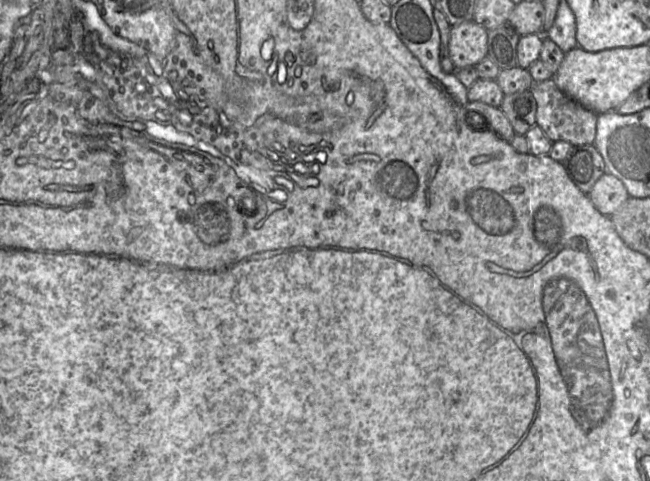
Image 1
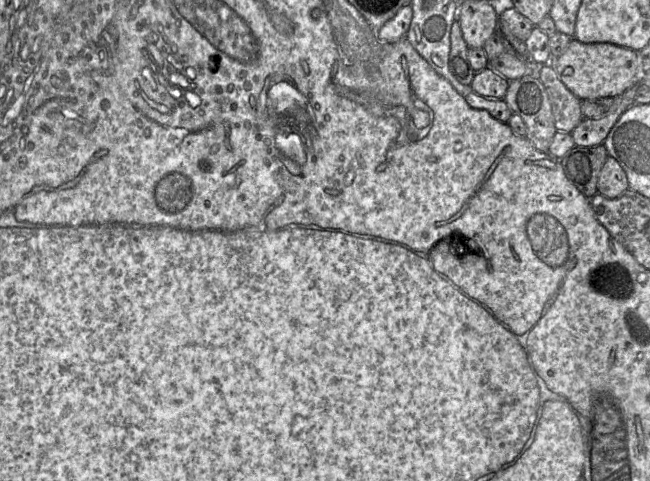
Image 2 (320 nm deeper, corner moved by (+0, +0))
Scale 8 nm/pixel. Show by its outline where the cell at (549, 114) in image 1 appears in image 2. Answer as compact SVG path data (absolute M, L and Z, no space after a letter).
M552 64L538 67L536 75L548 93L557 131L571 133L584 119L582 100L563 84Z

